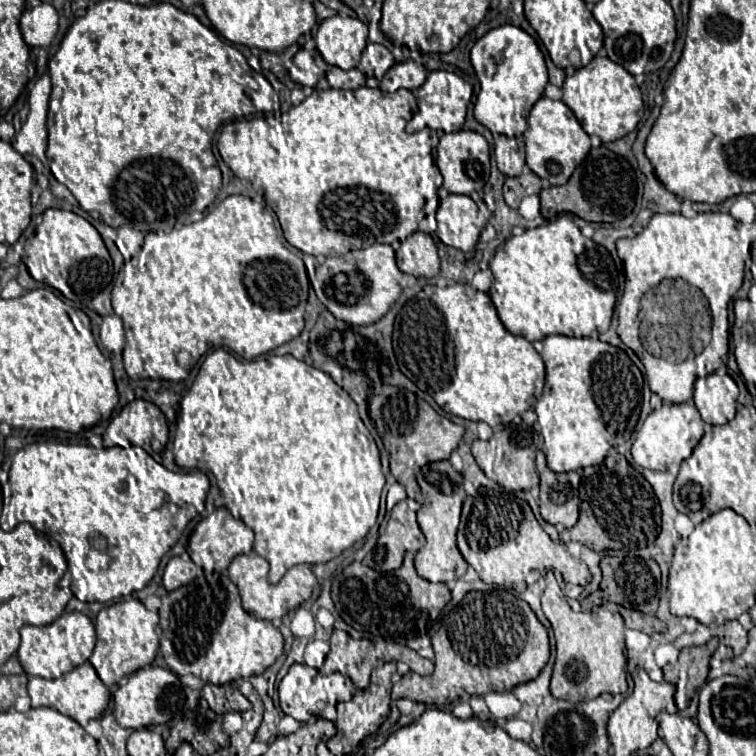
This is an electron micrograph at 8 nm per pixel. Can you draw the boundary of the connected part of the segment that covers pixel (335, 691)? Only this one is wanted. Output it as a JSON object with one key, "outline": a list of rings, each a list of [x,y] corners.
{"outline":[[[293,664],[279,684],[279,704],[281,710],[293,716],[297,722],[307,722],[307,715],[319,716],[327,705],[334,707],[340,701],[351,700],[354,688],[352,681],[338,672],[323,675],[307,664]]]}

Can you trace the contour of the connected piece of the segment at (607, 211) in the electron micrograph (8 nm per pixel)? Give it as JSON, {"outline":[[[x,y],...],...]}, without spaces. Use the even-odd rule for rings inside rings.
{"outline":[[[599,146],[593,148],[585,162],[575,168],[567,184],[541,190],[541,216],[551,218],[561,212],[571,212],[587,222],[617,222],[631,214],[635,206],[635,192],[637,182],[631,164],[623,156],[613,154],[605,146]]]}

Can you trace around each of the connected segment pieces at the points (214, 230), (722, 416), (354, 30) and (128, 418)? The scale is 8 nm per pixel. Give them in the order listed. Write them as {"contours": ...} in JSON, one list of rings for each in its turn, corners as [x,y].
{"contours":[[[[227,196],[219,206],[215,206],[215,210],[211,210],[203,220],[199,220],[195,224],[187,224],[187,226],[175,228],[171,232],[147,234],[145,244],[137,256],[137,262],[135,264],[126,262],[113,285],[113,312],[123,320],[125,336],[127,336],[125,350],[123,350],[123,364],[125,364],[127,376],[133,380],[153,378],[153,380],[177,382],[177,380],[185,380],[189,376],[189,370],[199,362],[199,358],[209,348],[229,348],[237,356],[251,360],[251,358],[257,358],[265,352],[271,352],[277,346],[297,338],[303,330],[303,314],[305,314],[307,292],[309,292],[309,278],[307,278],[307,270],[305,270],[303,261],[313,263],[313,256],[308,255],[305,256],[304,260],[301,260],[297,254],[287,250],[277,236],[273,214],[269,210],[265,210],[265,206],[253,202],[249,196]]],[[[709,374],[695,382],[695,406],[707,424],[733,420],[738,396],[738,386],[728,374]]],[[[331,16],[319,24],[315,42],[327,64],[351,70],[367,46],[367,26],[359,18]]],[[[133,400],[111,419],[102,438],[105,447],[139,446],[159,460],[169,440],[169,428],[163,412],[153,402]]]]}

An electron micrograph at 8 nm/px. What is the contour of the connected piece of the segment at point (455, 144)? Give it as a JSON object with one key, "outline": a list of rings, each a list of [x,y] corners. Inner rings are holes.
{"outline":[[[457,130],[451,134],[443,134],[439,138],[435,164],[443,174],[443,188],[453,194],[473,194],[481,192],[481,188],[489,180],[491,164],[489,164],[489,144],[487,140],[471,130]]]}

